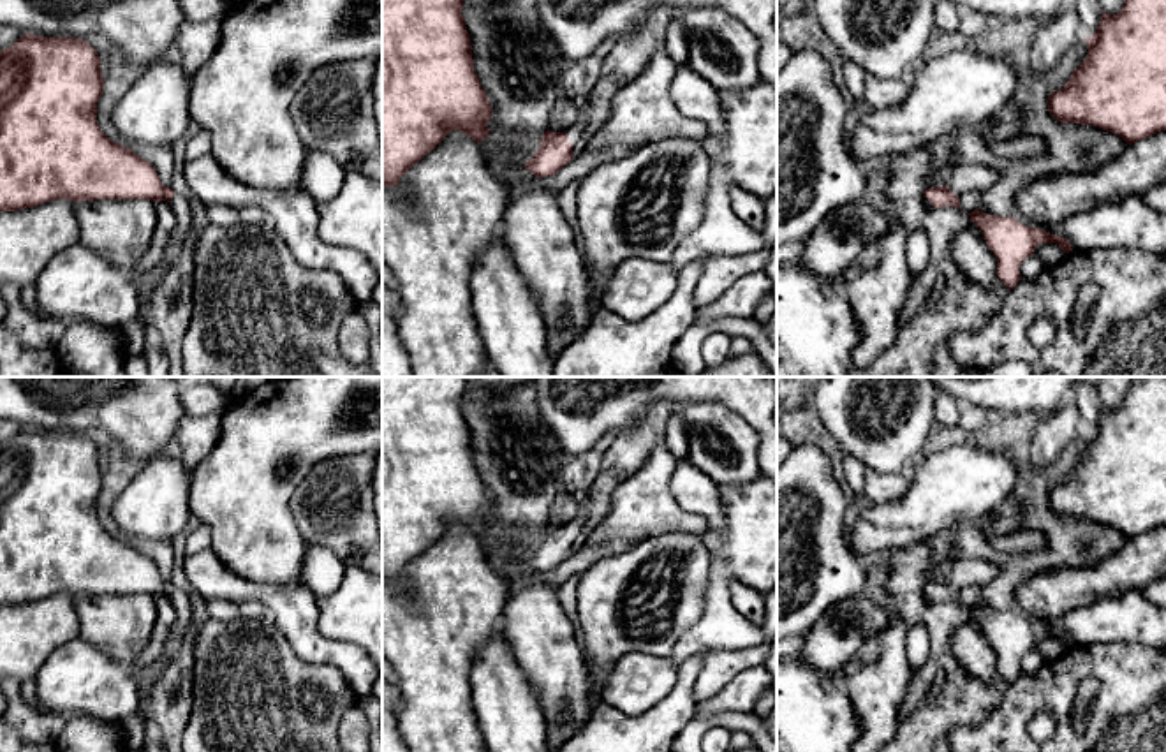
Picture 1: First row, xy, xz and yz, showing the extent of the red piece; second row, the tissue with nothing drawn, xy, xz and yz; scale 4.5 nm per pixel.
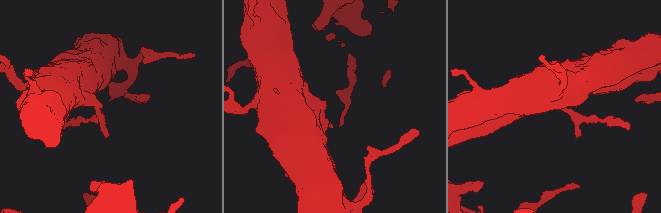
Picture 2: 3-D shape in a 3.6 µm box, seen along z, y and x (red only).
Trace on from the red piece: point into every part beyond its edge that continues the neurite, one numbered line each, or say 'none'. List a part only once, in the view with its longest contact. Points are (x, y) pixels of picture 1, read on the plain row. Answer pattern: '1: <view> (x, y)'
1: xz (575, 525)

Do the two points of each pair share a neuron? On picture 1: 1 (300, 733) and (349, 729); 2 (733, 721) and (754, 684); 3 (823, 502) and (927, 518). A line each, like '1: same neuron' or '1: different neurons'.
1: different neurons
2: different neurons
3: different neurons

